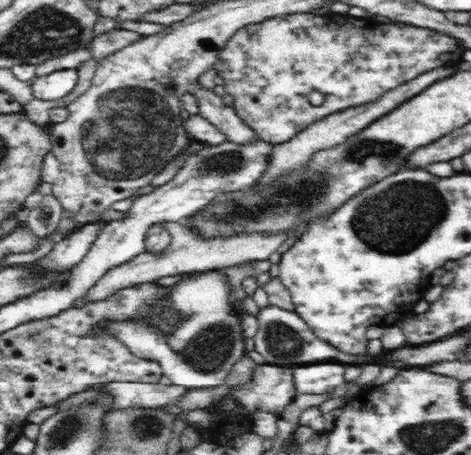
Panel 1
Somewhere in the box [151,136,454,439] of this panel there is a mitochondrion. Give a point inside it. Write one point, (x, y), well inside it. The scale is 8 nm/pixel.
(395, 220)

